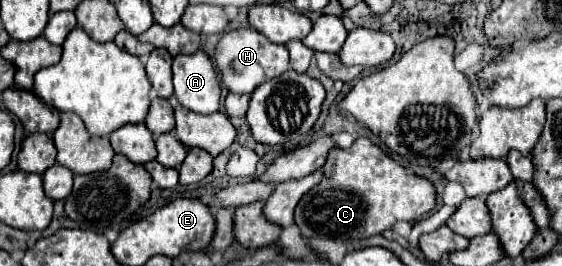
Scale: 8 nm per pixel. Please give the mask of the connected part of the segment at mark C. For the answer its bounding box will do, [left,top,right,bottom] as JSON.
[295,137,435,239]

